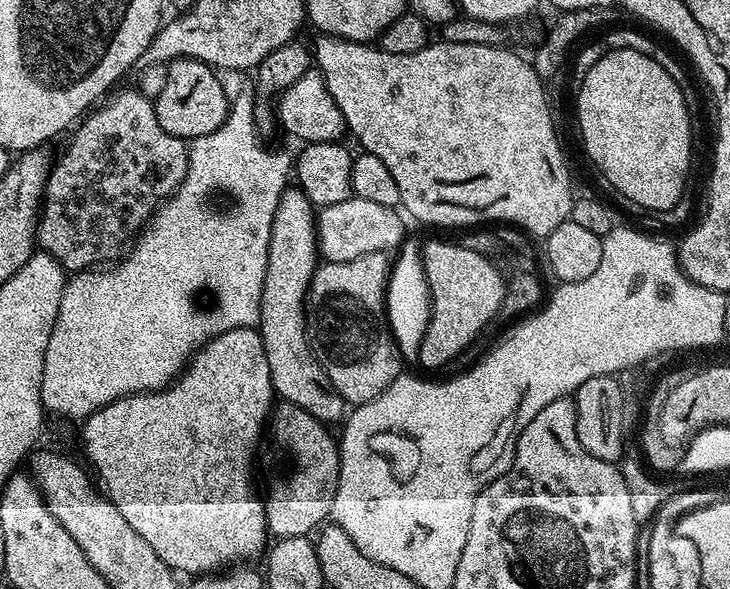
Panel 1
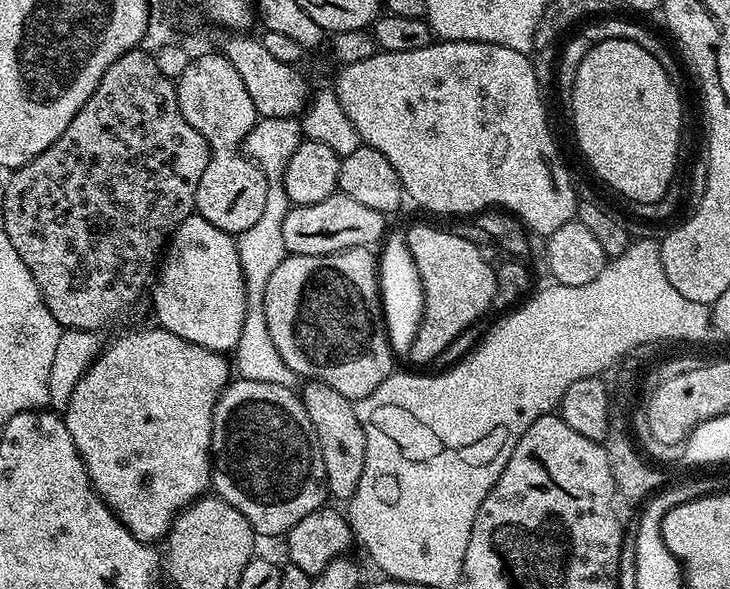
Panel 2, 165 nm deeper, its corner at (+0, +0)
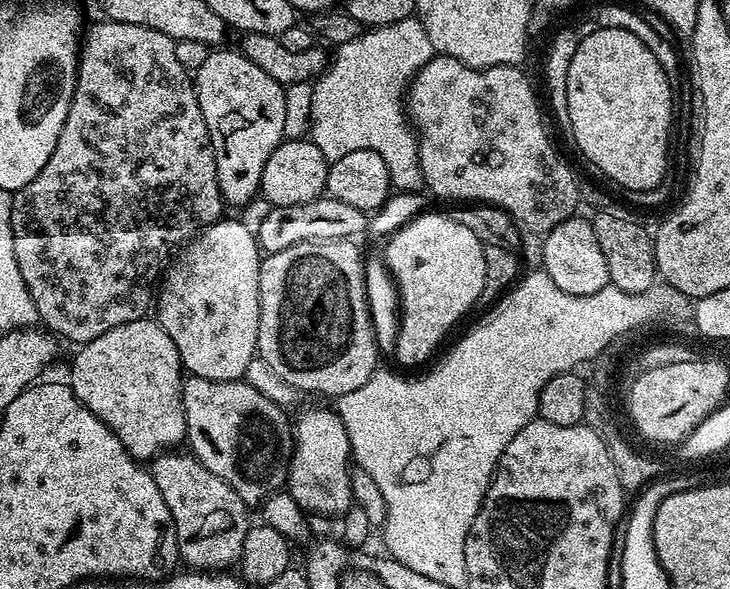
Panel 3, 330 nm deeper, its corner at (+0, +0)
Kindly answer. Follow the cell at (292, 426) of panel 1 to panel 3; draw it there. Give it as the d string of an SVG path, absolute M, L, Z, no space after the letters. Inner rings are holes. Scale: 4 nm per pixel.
M189 375L184 381L184 417L186 418L187 447L210 474L218 474L238 498L249 506L263 505L268 497L281 491L288 483L288 468L292 464L294 447L294 424L283 407L270 398L262 398L254 386L239 380L203 380L200 376Z

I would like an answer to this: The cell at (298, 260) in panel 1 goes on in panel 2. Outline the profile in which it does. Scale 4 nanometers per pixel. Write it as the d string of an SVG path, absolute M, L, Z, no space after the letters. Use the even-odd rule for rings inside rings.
M315 378L305 384L308 385L299 389L298 395L304 402L304 409L318 438L327 495L331 499L333 496L336 500L347 502L358 486L358 478L362 478L362 466L366 458L366 434L362 430L362 422L358 422L355 403L338 394L338 390Z

